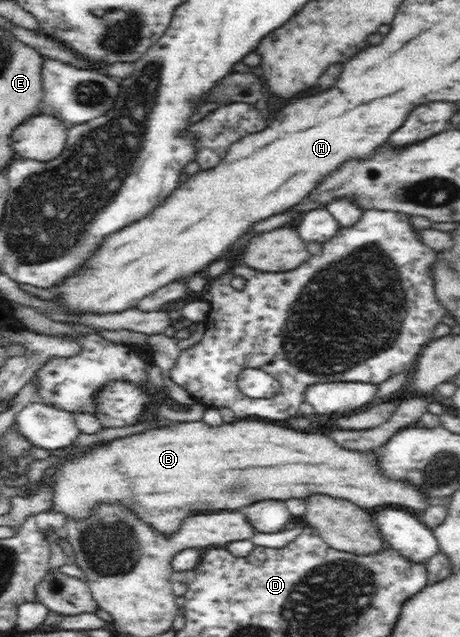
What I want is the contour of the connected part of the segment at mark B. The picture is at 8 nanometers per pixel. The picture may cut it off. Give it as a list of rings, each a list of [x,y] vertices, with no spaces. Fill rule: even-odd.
[[[240,420],[222,426],[182,422],[170,428],[154,428],[128,438],[116,438],[98,450],[83,448],[73,457],[55,464],[54,469],[54,502],[50,510],[61,512],[67,518],[84,518],[80,514],[86,510],[86,502],[94,502],[94,498],[118,498],[122,504],[130,502],[136,512],[146,510],[146,518],[150,518],[150,522],[154,522],[158,531],[164,534],[175,533],[190,514],[236,511],[260,501],[304,500],[314,494],[340,498],[360,508],[396,504],[422,512],[431,504],[427,502],[425,494],[418,494],[418,490],[406,490],[406,486],[386,486],[386,482],[382,482],[382,478],[378,478],[378,474],[366,466],[366,454],[362,452],[344,450],[324,434],[304,434],[256,420]]]

